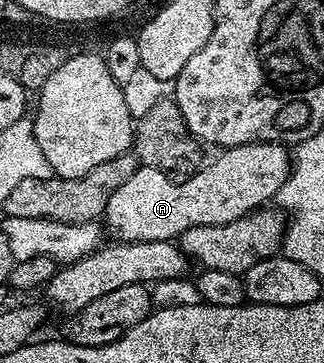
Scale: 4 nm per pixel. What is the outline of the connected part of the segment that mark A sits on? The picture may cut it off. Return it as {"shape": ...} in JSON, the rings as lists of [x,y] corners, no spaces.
{"shape":[[[249,143],[248,145],[236,145],[235,147],[225,148],[219,155],[222,155],[219,159],[214,159],[211,163],[209,160],[205,166],[195,171],[194,174],[179,178],[177,181],[170,177],[164,177],[162,171],[155,167],[135,166],[132,177],[128,177],[128,181],[124,181],[124,185],[120,185],[120,189],[116,189],[116,193],[112,193],[112,197],[108,197],[108,205],[106,206],[104,216],[105,230],[109,234],[111,231],[114,234],[113,238],[115,240],[124,243],[139,243],[140,241],[164,241],[165,239],[174,241],[188,229],[199,227],[200,225],[228,225],[228,221],[236,221],[240,217],[250,214],[252,211],[259,210],[263,205],[269,204],[266,202],[269,199],[271,202],[277,196],[280,185],[284,185],[284,181],[290,175],[292,166],[292,155],[285,143]]]}

